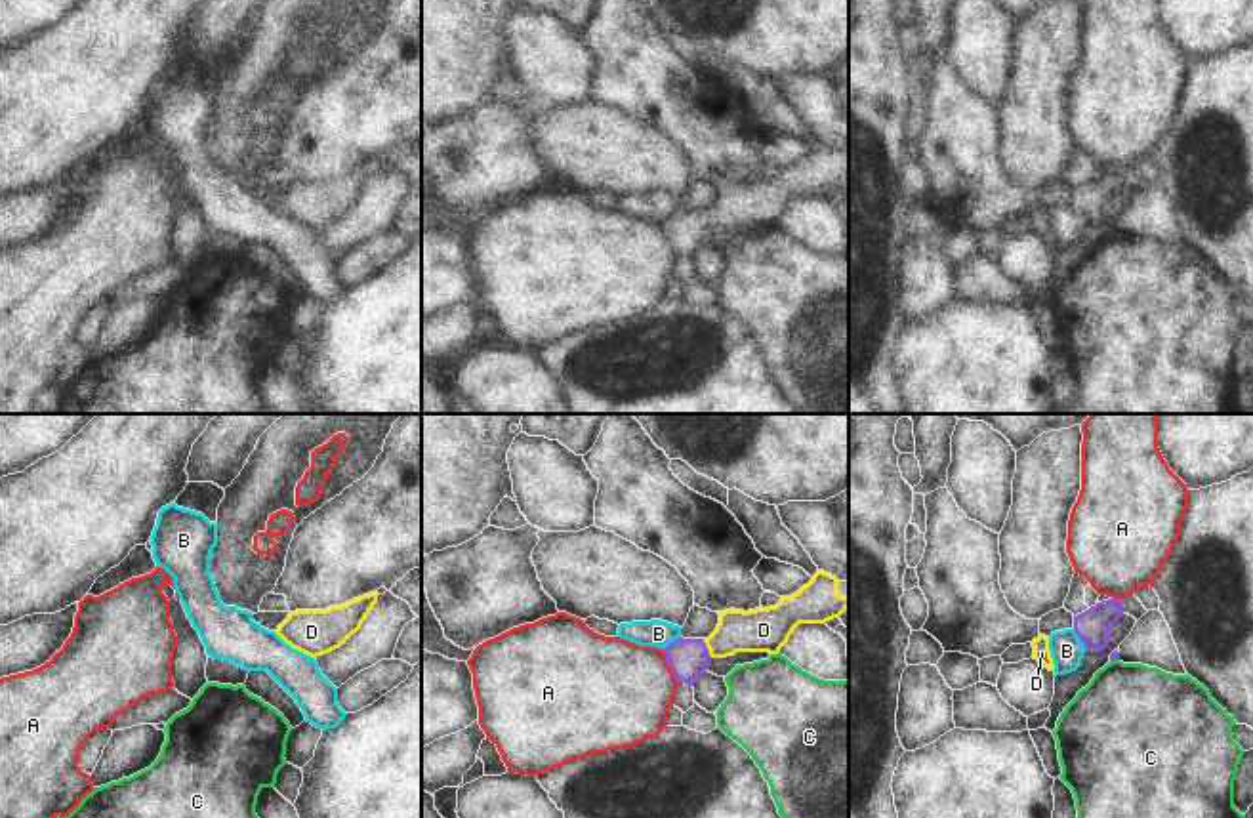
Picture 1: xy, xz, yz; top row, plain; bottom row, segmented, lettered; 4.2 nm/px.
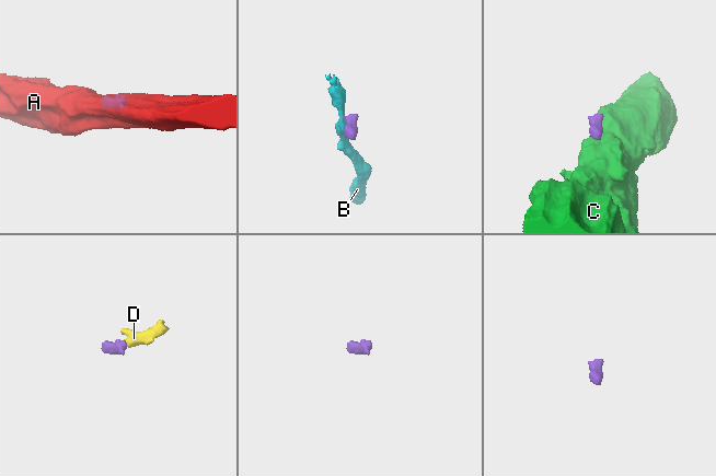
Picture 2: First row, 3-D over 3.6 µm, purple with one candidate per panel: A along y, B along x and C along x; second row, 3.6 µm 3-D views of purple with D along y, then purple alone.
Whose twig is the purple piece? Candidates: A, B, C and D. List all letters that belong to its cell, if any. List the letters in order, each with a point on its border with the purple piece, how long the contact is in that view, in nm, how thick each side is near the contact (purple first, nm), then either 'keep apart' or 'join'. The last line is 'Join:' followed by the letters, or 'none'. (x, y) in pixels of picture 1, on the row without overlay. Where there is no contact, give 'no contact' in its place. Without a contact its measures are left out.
A: contact xz (668, 237); length 150 nm; calibres 160 and 440 nm; keep apart
B: contact yz (1080, 212); length 120 nm; calibres 150 and 140 nm; keep apart
C: contact yz (1114, 231); length 40 nm; calibres 40 and 440 nm; keep apart
D: contact xz (706, 222); length 90 nm; calibres 160 and 190 nm; join
Join: D

